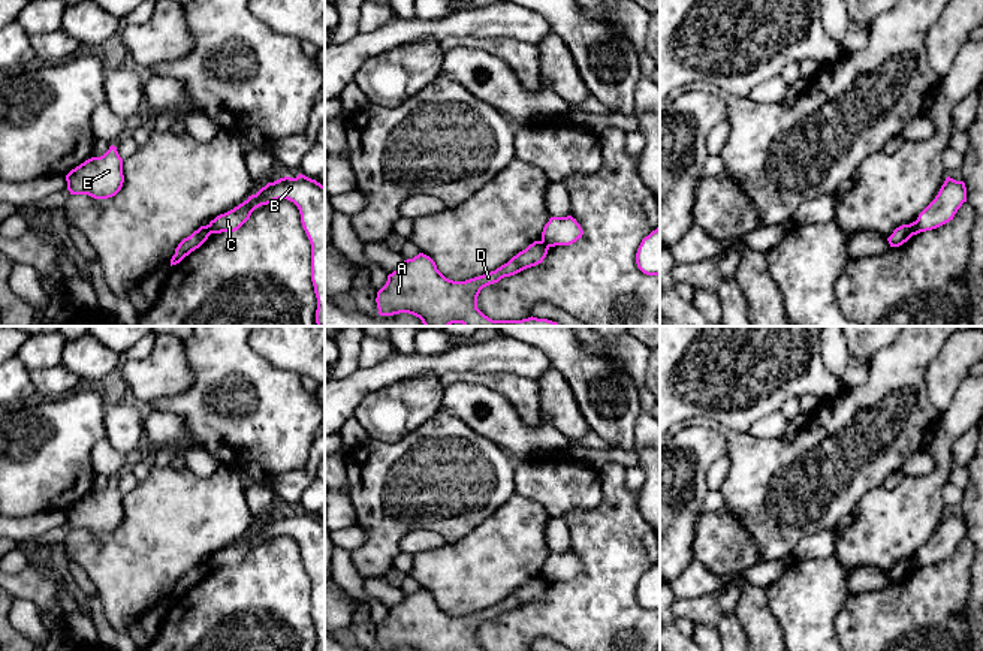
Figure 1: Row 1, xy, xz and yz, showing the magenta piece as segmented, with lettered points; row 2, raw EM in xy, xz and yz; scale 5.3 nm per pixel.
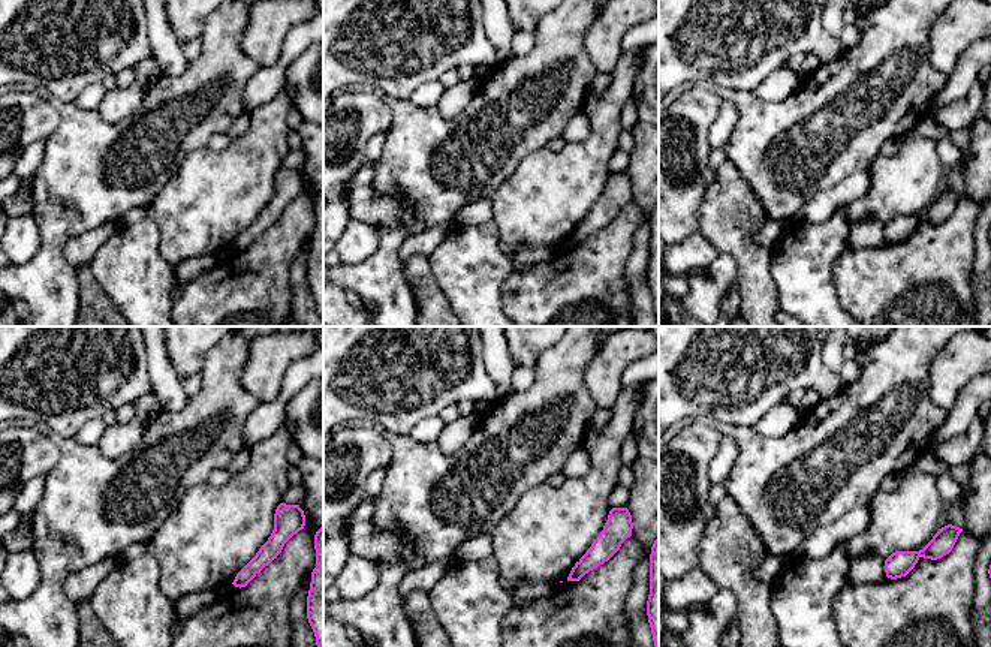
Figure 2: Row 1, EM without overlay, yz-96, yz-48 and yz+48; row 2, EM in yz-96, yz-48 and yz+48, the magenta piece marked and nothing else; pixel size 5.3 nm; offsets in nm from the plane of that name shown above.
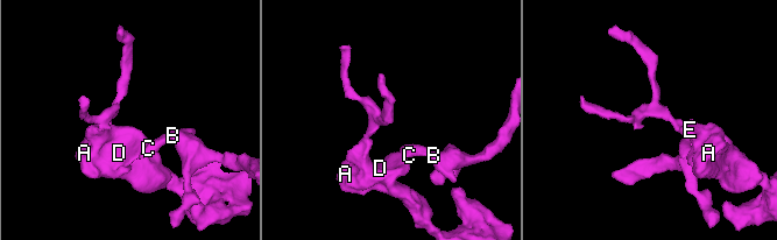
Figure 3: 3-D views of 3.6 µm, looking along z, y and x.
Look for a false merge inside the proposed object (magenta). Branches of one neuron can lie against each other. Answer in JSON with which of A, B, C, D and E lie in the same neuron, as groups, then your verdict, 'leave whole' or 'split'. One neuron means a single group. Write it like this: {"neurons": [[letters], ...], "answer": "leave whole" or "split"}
{"neurons": [["A", "D", "E"], ["B", "C"]], "answer": "split"}

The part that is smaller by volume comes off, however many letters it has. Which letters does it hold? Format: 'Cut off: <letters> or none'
Cut off: B, C

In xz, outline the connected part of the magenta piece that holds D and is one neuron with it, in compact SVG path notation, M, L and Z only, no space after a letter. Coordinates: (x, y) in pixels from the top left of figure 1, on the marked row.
M534 241L495 271L465 281L446 278L429 256L419 253L388 275L376 298L379 314L408 313L425 326L561 326L533 316L522 320L492 320L477 308L477 296L483 287L542 263L548 250L543 241Z

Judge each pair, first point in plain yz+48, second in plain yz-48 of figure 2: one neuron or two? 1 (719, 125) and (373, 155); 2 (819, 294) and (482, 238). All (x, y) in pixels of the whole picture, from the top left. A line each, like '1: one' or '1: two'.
1: one
2: one

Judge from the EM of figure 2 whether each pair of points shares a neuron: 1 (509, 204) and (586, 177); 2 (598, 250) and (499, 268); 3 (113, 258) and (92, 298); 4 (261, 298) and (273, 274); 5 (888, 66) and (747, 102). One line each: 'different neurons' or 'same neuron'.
1: same neuron
2: different neurons
3: different neurons
4: same neuron
5: same neuron

